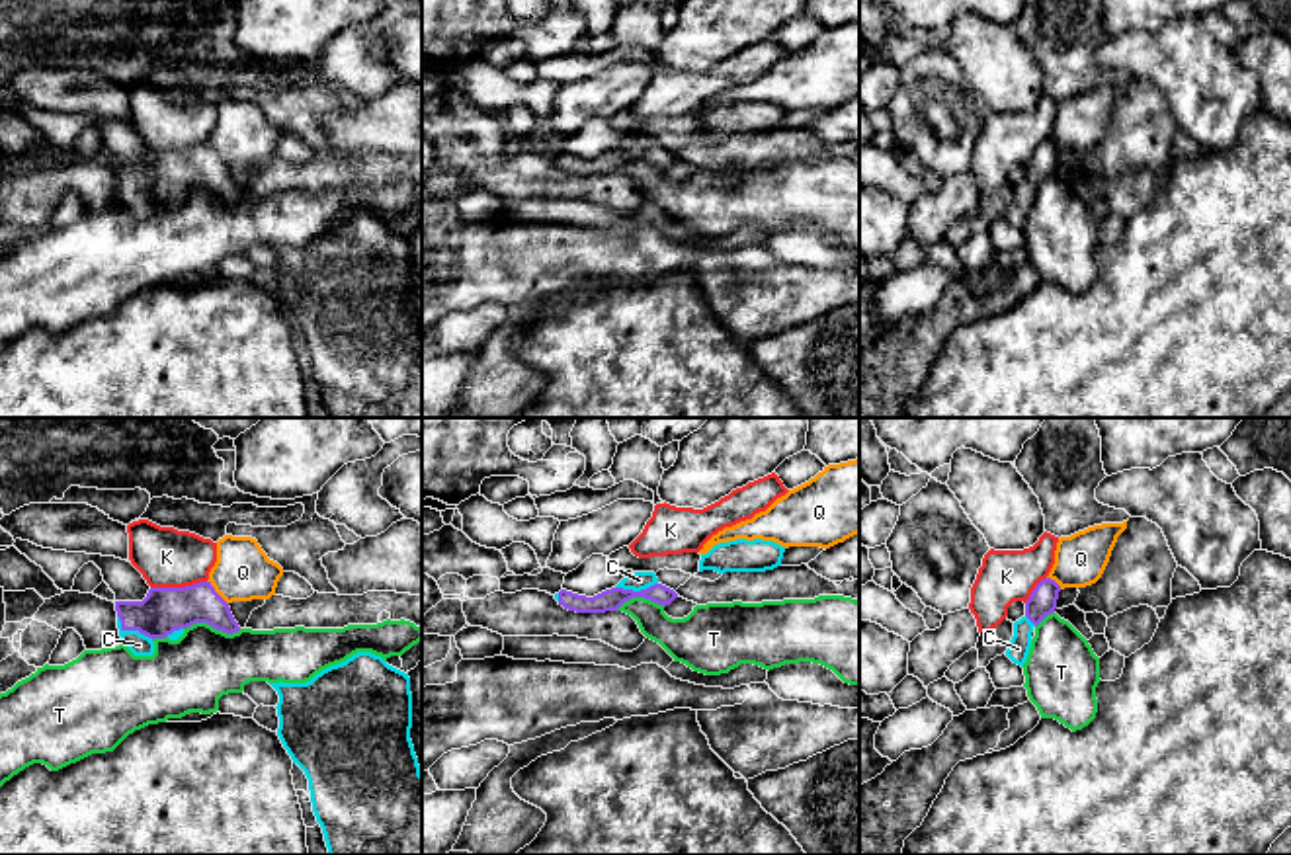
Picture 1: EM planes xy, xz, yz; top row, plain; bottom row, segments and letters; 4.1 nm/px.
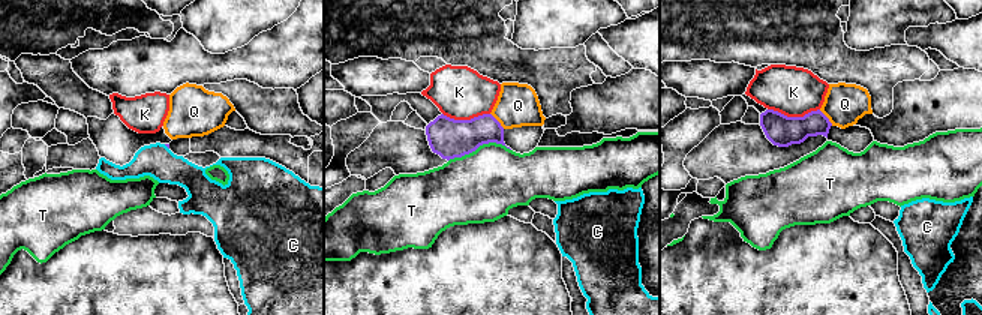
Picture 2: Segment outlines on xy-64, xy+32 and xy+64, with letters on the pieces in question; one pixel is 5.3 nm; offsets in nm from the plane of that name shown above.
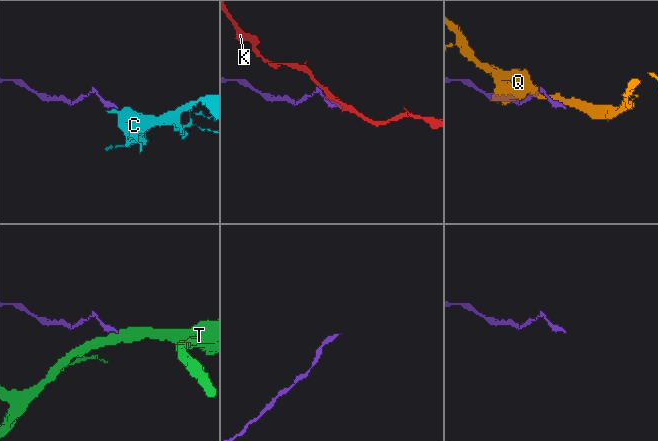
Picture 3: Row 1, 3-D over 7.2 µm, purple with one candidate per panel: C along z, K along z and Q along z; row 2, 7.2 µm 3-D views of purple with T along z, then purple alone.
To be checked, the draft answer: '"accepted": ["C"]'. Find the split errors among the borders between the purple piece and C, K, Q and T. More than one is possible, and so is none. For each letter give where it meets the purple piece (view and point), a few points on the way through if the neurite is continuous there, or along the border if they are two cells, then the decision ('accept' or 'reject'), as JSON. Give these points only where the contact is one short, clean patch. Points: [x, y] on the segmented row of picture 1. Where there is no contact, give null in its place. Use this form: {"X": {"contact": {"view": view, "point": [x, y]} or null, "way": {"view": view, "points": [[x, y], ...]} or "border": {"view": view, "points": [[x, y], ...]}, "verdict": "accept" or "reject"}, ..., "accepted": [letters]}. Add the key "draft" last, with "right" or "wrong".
{"C": {"contact": {"view": "xy", "point": [131, 629]}, "way": {"view": "xy", "points": [[165, 610], [131, 629], [139, 645]]}, "verdict": "accept"}, "K": {"contact": {"view": "xy", "point": [178, 588]}, "verdict": "reject"}, "Q": {"contact": {"view": "xy", "point": [215, 592]}, "verdict": "reject"}, "T": {"contact": {"view": "xy", "point": [213, 627]}, "border": {"view": "xy", "points": [[184, 627], [209, 623], [227, 633], [241, 629]]}, "verdict": "reject"}, "accepted": ["C"], "draft": "right"}

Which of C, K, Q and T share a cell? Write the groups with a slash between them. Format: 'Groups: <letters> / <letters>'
Groups: C / K / Q / T

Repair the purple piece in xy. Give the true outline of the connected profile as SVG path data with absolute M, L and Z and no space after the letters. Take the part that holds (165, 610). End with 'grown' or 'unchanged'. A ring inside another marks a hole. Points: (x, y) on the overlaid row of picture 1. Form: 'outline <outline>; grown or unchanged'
outline M211 582L186 588L150 588L143 601L115 601L121 642L135 656L152 656L154 638L178 640L195 623L227 634L238 632L229 603Z; grown

